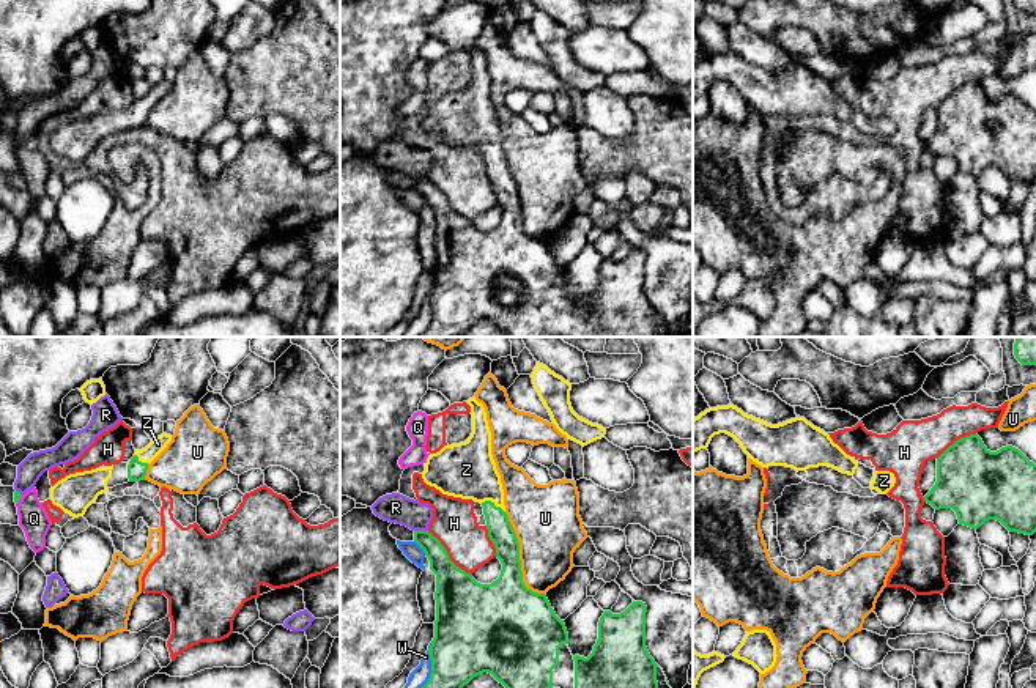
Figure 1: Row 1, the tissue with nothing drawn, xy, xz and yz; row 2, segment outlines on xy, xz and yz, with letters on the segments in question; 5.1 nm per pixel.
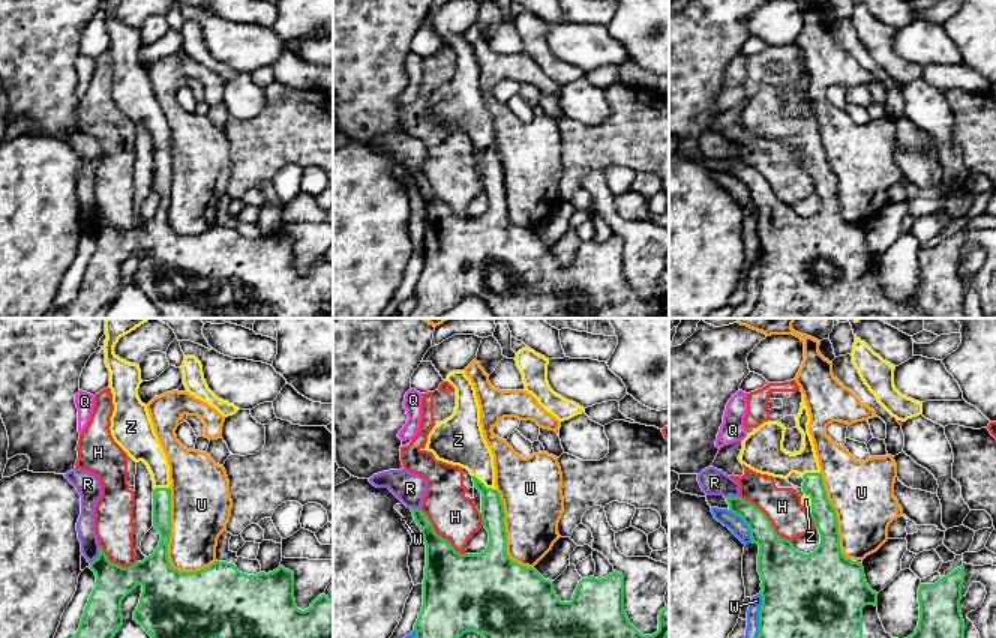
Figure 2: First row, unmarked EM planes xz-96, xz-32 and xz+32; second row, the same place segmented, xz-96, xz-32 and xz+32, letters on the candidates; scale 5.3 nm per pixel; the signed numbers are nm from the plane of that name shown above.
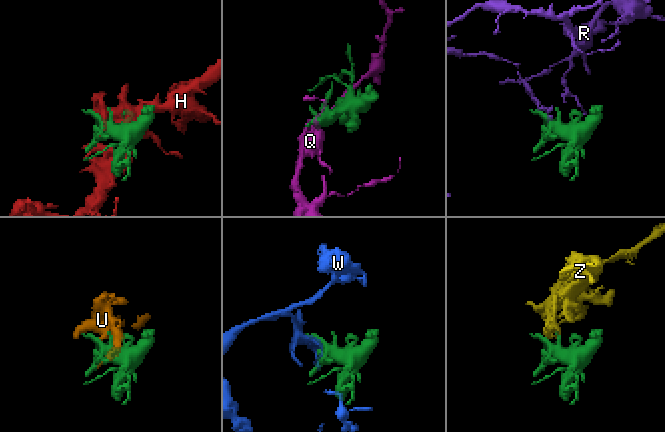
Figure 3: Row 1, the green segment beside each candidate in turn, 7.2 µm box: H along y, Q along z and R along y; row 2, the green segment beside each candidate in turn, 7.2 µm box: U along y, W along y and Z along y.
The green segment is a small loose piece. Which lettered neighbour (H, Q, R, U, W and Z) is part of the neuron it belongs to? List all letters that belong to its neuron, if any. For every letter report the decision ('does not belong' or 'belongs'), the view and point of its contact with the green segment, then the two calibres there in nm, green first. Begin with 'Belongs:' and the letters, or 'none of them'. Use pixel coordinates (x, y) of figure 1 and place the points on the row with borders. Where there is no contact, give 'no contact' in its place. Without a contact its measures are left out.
Belongs: Z
H: does not belong; contact xz (447, 554); calibres 260 and 220 nm
Q: does not belong; contact xy (19, 499); calibres 40 and 150 nm
R: does not belong; contact xz (421, 531); calibres 120 and 150 nm
U: does not belong; contact xz (518, 559); calibres 280 and 340 nm
W: does not belong; contact xz (421, 547); calibres 180 and 90 nm
Z: belongs; contact xz (493, 503); calibres 130 and 280 nm

